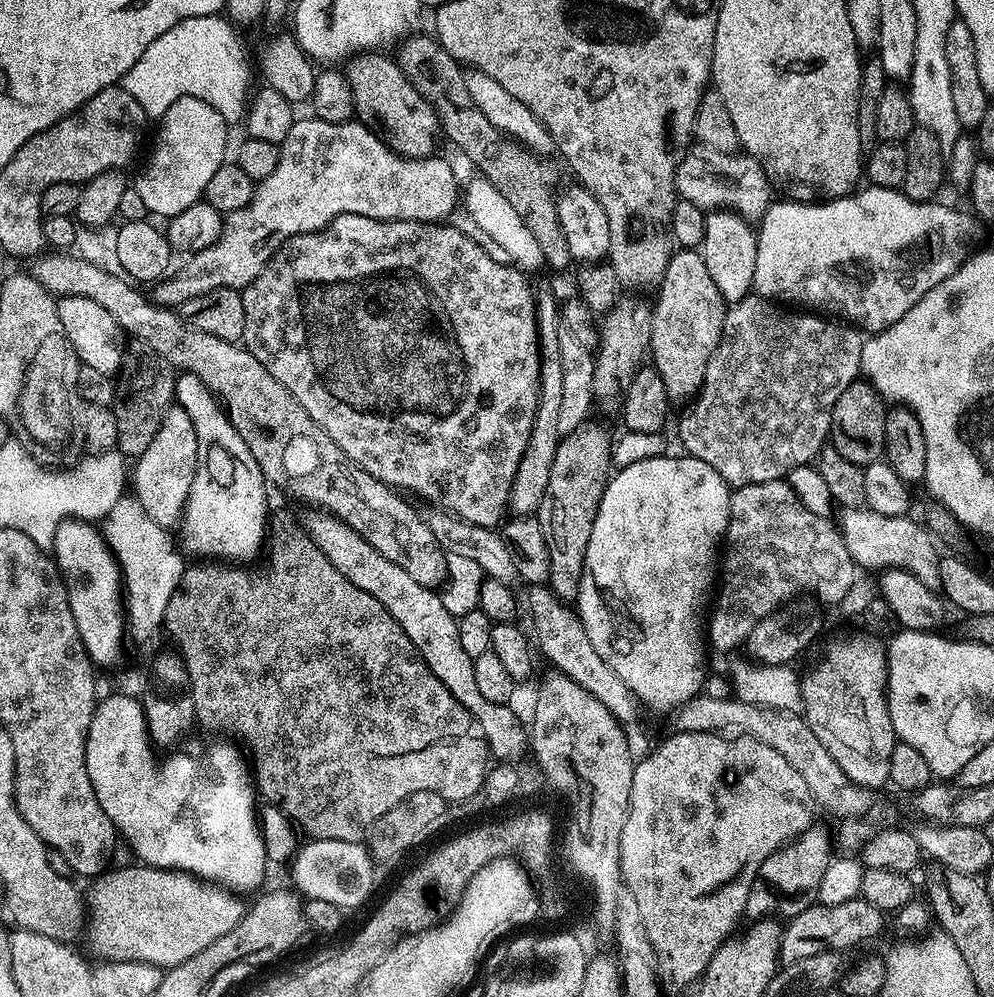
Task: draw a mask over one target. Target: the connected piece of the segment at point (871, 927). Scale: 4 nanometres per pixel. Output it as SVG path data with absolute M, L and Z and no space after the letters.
M863 898L838 902L838 906L826 906L817 902L783 925L780 934L780 964L793 964L802 958L814 958L823 952L847 953L847 948L856 948L859 944L874 939L883 930L884 920L885 913L870 906Z

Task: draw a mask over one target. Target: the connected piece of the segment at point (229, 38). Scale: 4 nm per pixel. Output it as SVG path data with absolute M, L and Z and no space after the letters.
M220 14L186 18L146 46L146 54L124 75L122 87L150 118L162 117L178 98L189 96L208 102L229 125L234 126L239 120L241 123L250 96L248 60L235 31L237 29Z

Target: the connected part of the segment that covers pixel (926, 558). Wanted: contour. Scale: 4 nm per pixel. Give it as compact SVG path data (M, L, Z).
M868 507L845 508L839 513L838 527L840 537L846 542L846 550L850 550L850 557L861 569L876 568L887 570L897 568L906 570L918 578L927 588L939 589L940 562L937 541L923 523L912 520L911 515L887 516L871 512Z

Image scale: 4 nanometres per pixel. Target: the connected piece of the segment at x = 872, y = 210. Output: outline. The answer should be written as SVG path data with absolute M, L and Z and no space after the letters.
M864 187L847 196L841 196L839 200L813 202L810 204L801 204L799 202L771 203L764 216L758 221L758 235L756 237L758 262L754 262L754 282L752 283L755 295L763 296L765 299L773 302L793 300L796 304L792 304L796 306L802 306L798 304L809 304L807 307L815 310L817 313L827 314L832 318L839 318L850 325L855 325L856 328L863 330L865 333L875 334L886 330L894 322L898 322L902 318L902 314L906 314L906 310L910 310L910 306L914 306L914 302L918 302L918 298L922 298L930 290L934 290L934 286L938 286L946 278L950 278L950 274L954 274L954 270L958 270L963 266L964 261L970 255L968 243L971 242L972 235L976 232L977 224L977 221L967 211L965 211L966 213L950 213L948 216L948 228L940 228L940 212L935 208L937 206L935 203L912 200L904 195L903 191L894 188Z

